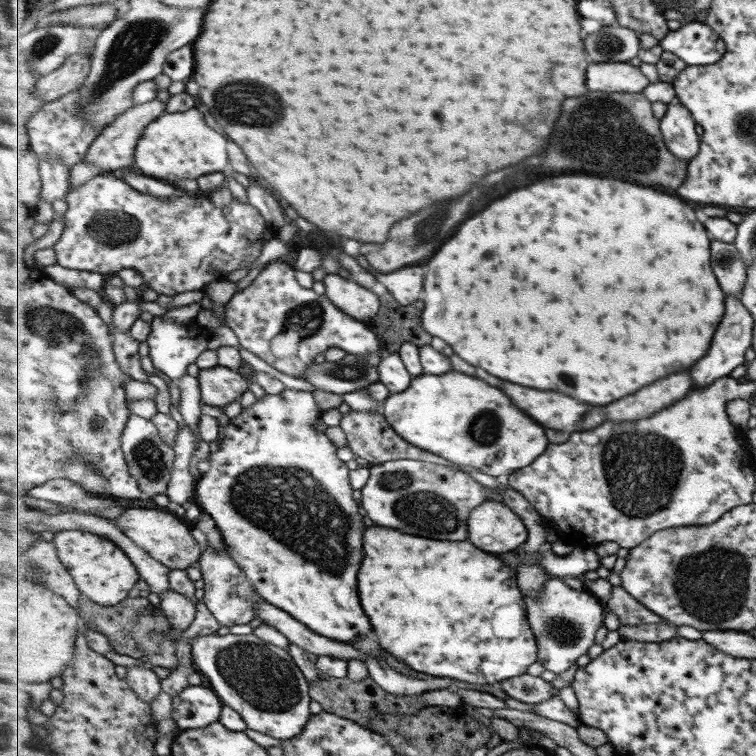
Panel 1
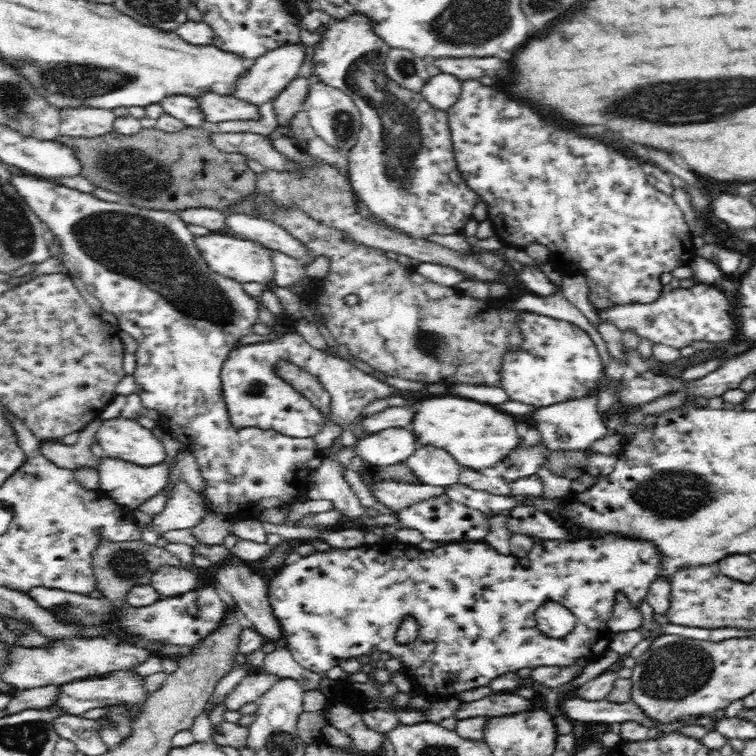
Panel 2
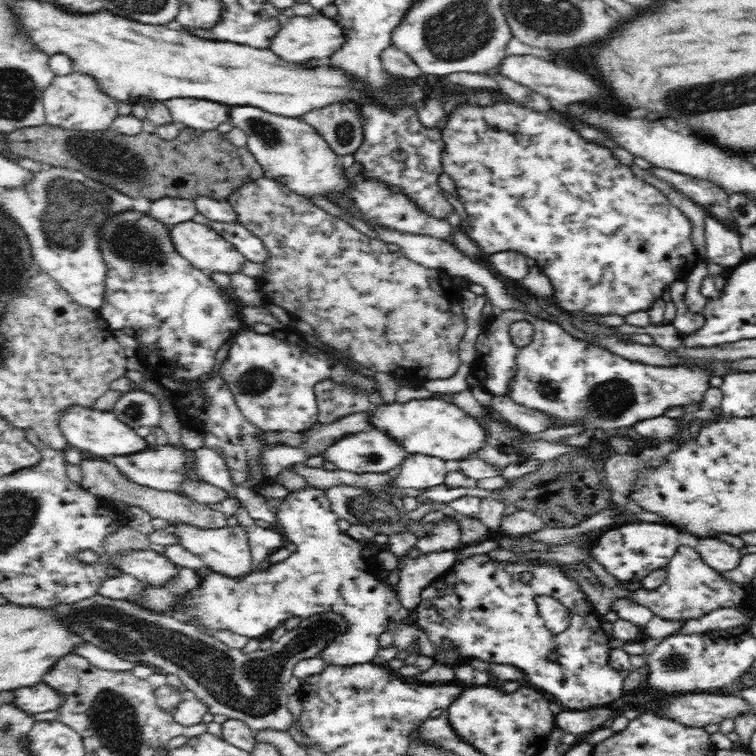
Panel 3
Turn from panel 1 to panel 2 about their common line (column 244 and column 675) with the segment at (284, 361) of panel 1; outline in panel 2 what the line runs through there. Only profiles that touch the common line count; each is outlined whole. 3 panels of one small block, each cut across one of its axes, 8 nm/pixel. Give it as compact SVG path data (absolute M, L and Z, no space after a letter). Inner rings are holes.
M697 283L690 288L669 289L662 286L662 294L658 300L650 304L628 304L625 307L606 308L606 311L597 312L602 319L616 324L623 332L634 330L640 338L647 338L652 344L663 344L680 350L682 347L690 348L694 341L722 342L734 339L734 319L730 299L724 291L714 285Z

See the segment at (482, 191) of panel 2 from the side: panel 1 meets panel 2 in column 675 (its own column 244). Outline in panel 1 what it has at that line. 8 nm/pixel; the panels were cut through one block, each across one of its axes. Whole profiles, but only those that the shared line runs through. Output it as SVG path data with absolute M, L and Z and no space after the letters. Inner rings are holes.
M110 173L94 176L84 185L69 190L64 200L68 205L63 214L64 230L53 246L57 263L71 270L100 272L108 277L123 269L135 268L143 274L146 288L159 295L173 297L181 292L204 292L211 282L226 280L231 272L249 268L261 256L263 246L277 236L255 206L237 198L220 207L211 196L149 196Z

